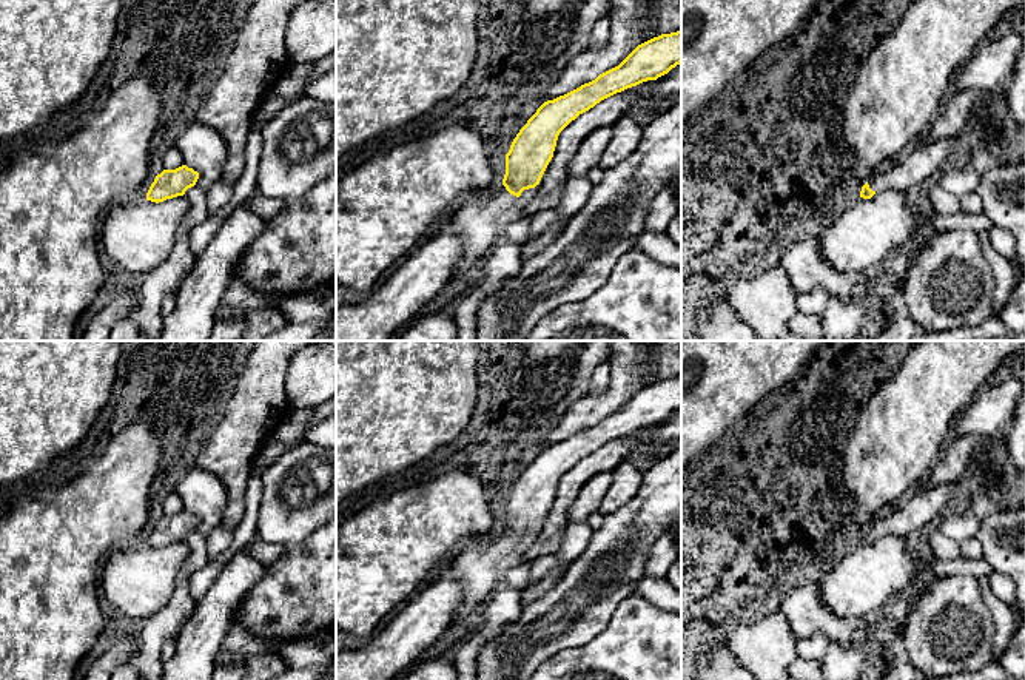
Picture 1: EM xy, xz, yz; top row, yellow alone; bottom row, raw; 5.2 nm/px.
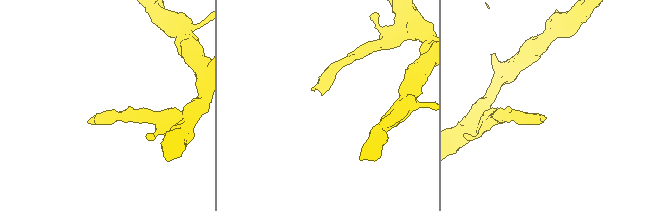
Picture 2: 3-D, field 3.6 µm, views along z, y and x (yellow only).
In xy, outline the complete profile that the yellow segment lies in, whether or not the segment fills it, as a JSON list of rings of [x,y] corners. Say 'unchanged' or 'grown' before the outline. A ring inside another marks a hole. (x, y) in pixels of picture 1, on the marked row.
unchanged; [[[187,165],[176,170],[163,170],[151,183],[146,200],[159,204],[166,199],[183,196],[188,188],[196,185],[197,179],[199,173]]]

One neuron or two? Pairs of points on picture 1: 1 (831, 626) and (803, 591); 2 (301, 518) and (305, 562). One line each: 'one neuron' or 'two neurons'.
1: one neuron
2: two neurons

